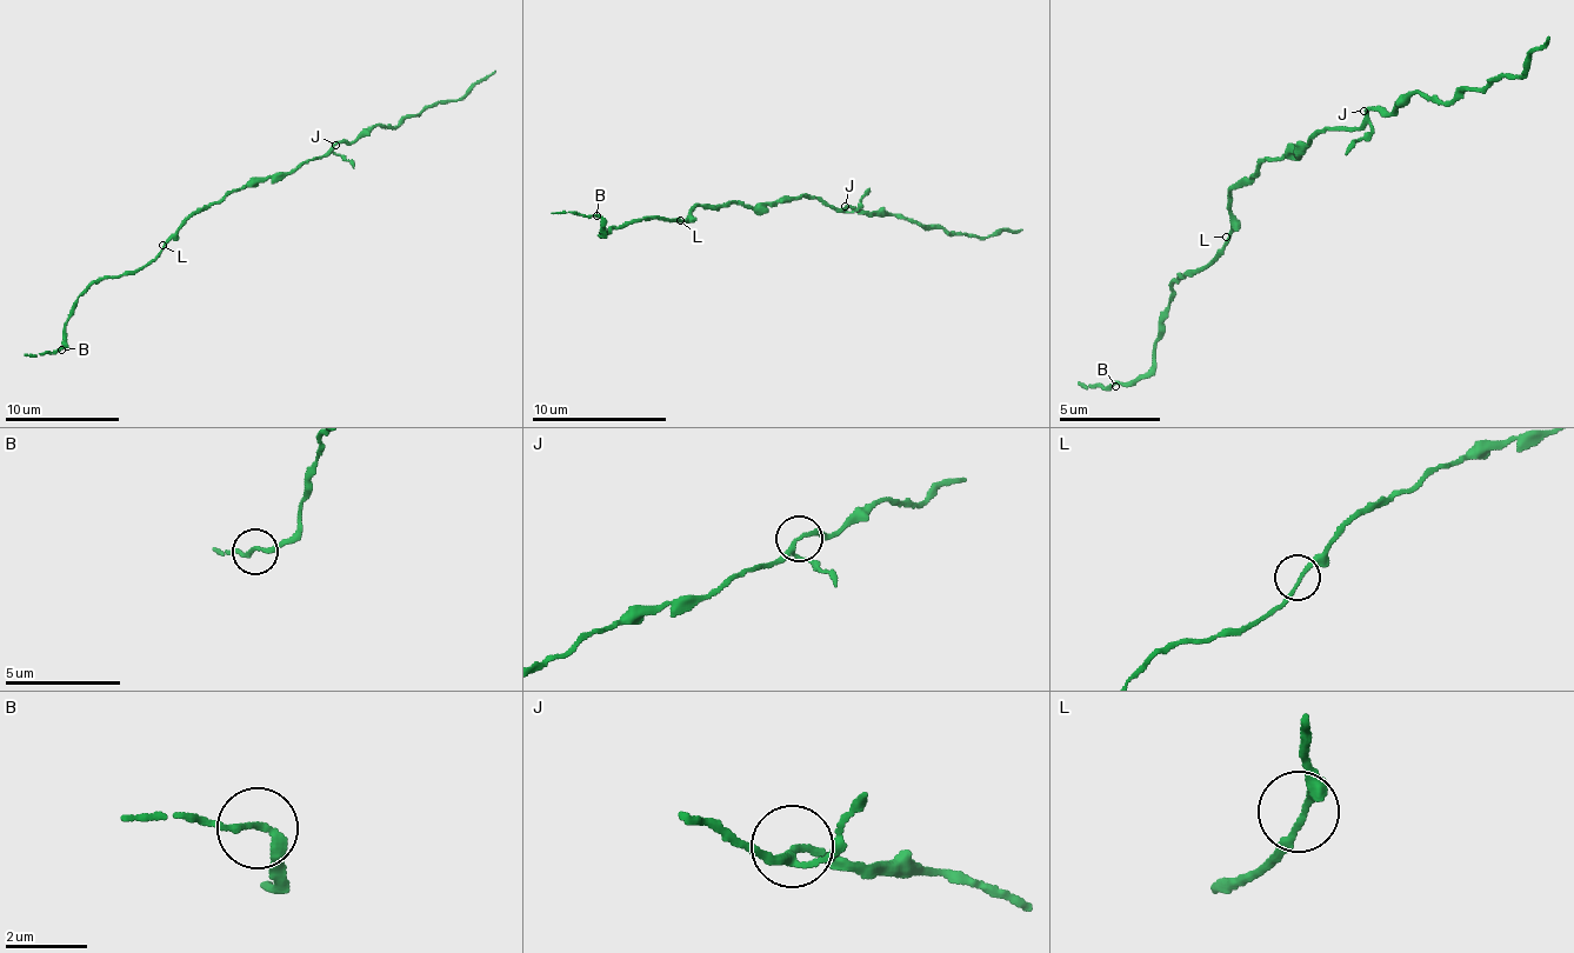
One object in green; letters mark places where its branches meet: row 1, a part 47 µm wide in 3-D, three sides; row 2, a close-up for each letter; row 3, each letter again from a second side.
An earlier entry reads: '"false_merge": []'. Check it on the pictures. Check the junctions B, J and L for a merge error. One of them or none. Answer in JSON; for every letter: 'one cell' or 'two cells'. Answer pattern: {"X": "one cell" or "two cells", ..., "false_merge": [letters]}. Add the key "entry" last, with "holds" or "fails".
{"B": "one cell", "J": "one cell", "L": "one cell", "false_merge": [], "entry": "holds"}

